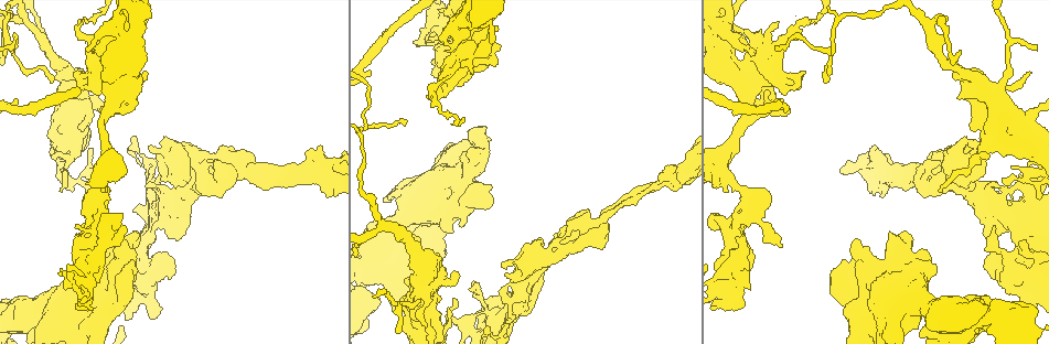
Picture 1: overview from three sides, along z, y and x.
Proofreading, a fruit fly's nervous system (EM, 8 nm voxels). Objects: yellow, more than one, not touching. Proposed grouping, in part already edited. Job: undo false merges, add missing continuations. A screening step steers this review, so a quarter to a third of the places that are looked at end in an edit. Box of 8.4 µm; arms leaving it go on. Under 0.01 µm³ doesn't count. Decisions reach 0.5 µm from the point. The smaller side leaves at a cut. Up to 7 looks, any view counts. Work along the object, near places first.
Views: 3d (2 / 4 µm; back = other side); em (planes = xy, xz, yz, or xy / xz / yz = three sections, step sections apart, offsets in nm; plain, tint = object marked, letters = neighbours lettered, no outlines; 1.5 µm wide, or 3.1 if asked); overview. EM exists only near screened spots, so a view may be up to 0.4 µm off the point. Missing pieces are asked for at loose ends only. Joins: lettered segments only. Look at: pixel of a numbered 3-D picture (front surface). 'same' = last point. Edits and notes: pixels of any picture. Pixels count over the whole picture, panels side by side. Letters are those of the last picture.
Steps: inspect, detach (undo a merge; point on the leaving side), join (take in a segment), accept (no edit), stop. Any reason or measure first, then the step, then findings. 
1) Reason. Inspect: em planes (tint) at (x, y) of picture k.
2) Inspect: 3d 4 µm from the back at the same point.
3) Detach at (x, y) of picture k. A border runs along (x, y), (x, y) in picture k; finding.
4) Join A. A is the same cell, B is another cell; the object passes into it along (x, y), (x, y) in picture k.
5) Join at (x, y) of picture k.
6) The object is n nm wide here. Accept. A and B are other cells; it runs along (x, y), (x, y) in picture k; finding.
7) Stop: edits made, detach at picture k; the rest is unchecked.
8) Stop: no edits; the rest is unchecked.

Branch stops here. Inspect: 3d 4 µm at (774, 114) of picture 1.

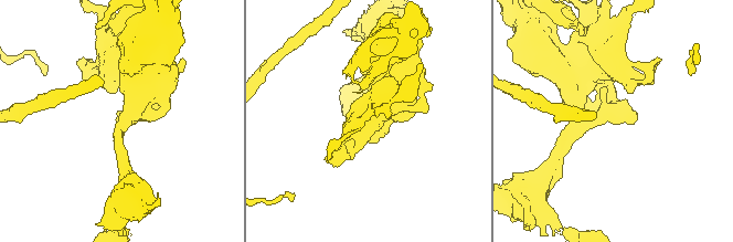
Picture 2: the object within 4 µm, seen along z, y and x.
Shape alone is not enough. Inspect: em planes (tint) at (617, 124) of picture 2.

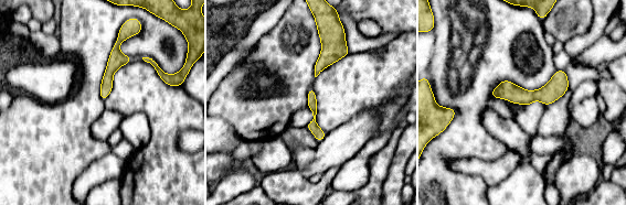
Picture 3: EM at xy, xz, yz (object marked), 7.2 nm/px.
See the neighbours. Inspect: em planes (letters) at the same point.

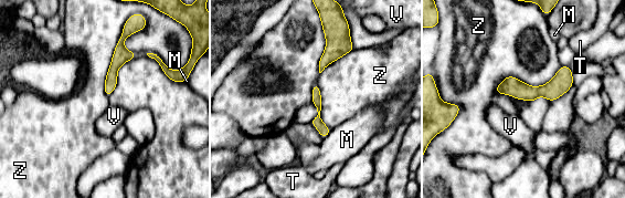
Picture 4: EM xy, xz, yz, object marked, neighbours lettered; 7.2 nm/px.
Accept. M, T, V and Z are other cells; a border runs along (134, 32), (107, 96) in picture 4; none of them fits.

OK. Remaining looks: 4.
Stops while still wide. Inspect: 3d 2 µm at (903, 231) of picture 1.

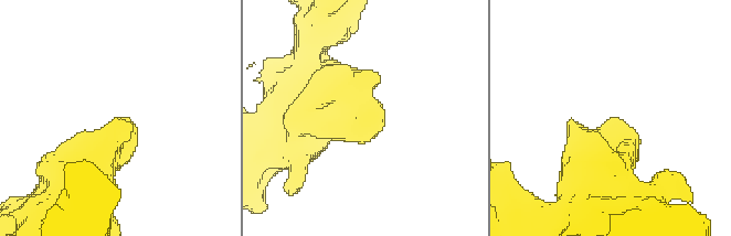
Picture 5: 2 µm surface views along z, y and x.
Need the tissue. Inspect: em yz step 4 (letters) at (361, 119) of picture 5.

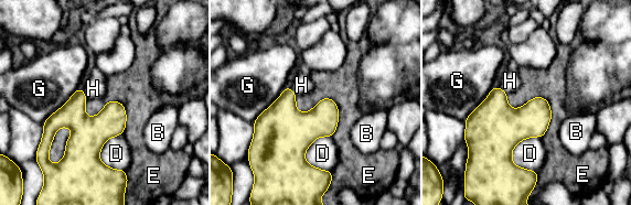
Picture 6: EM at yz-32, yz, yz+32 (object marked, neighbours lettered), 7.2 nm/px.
Accept. B, D, E, G and H are other cells; a border runs along (534, 96), (551, 111), (541, 137) in picture 6; no lettered segment goes on from it.

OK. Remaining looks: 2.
An open end. Inspect: em xy step 4 (letters) at (619, 202) of picture 1.

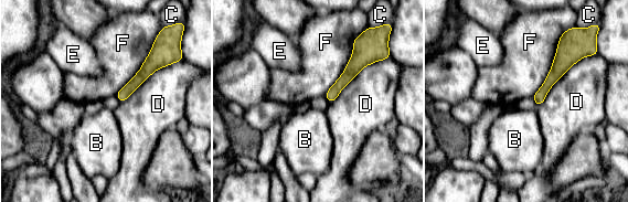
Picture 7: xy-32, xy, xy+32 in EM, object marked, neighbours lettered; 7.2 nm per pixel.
Inspect: em planes (letters) at the same point.

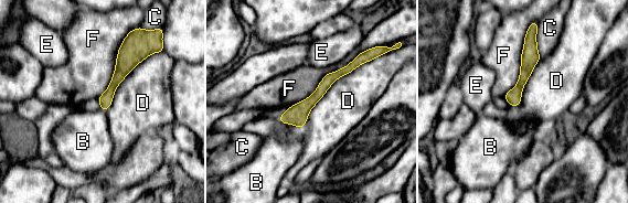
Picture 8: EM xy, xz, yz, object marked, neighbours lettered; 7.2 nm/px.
Accept. B, C, D, E and F are other cells; none of them fits.

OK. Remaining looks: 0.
Stop: no edits; the rest is unchecked.

